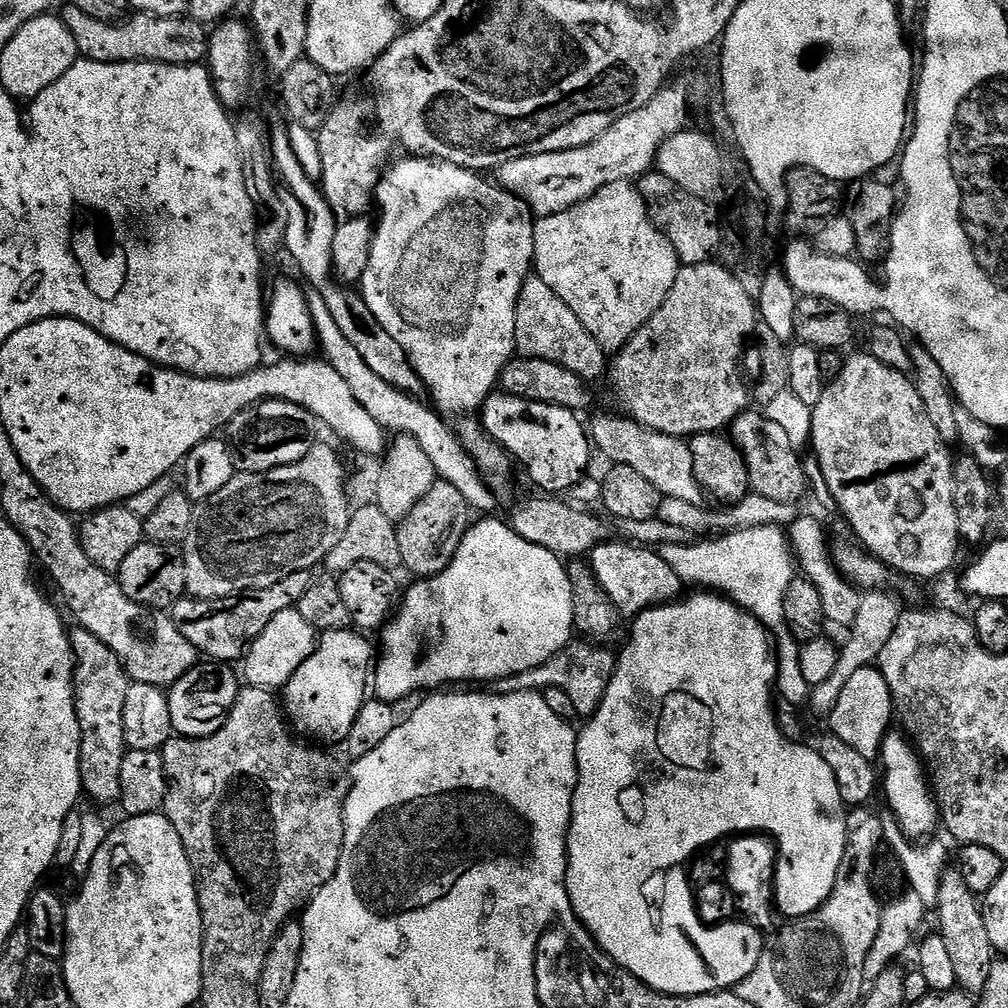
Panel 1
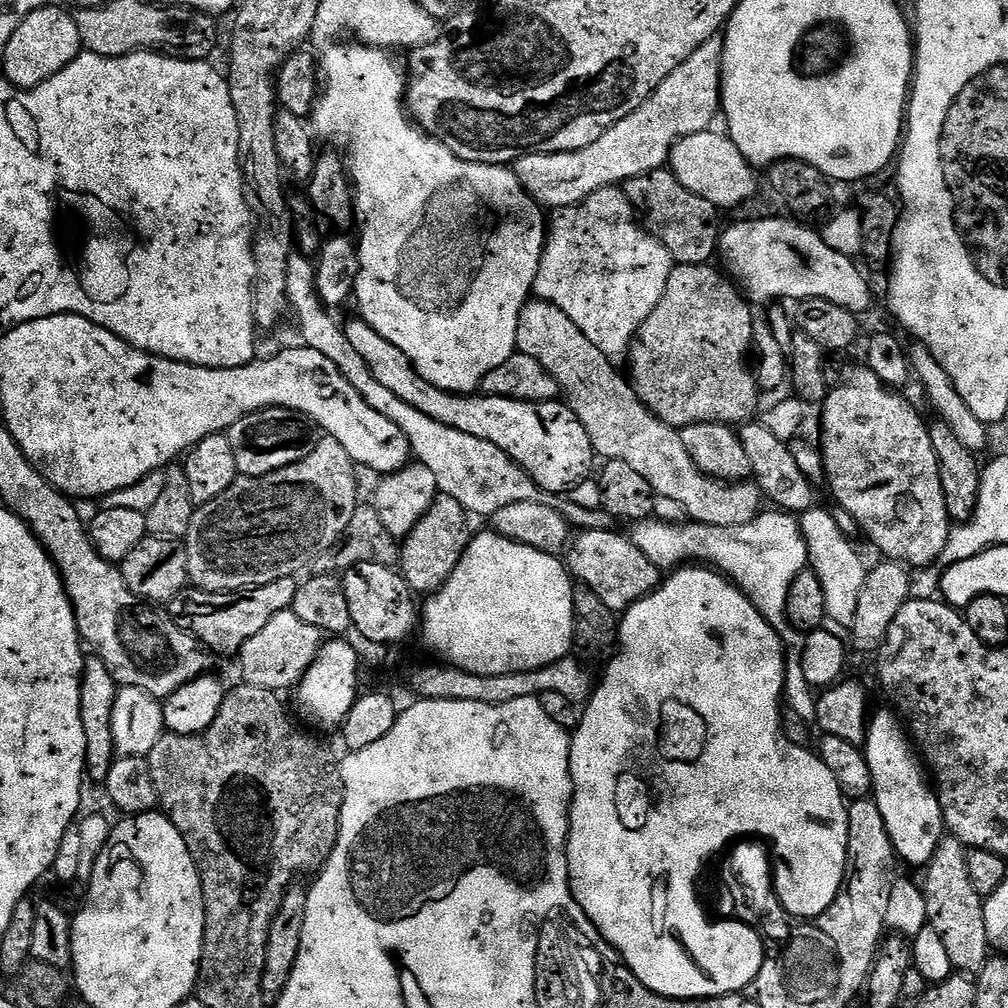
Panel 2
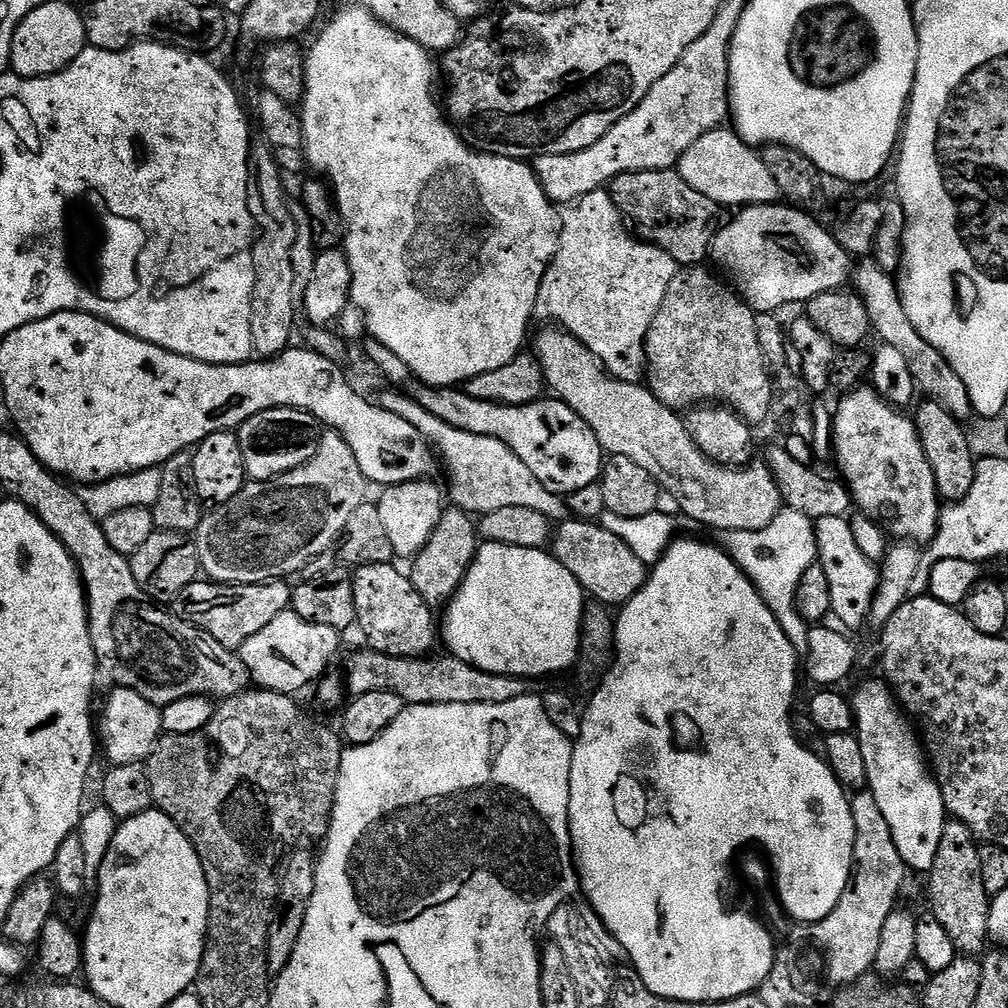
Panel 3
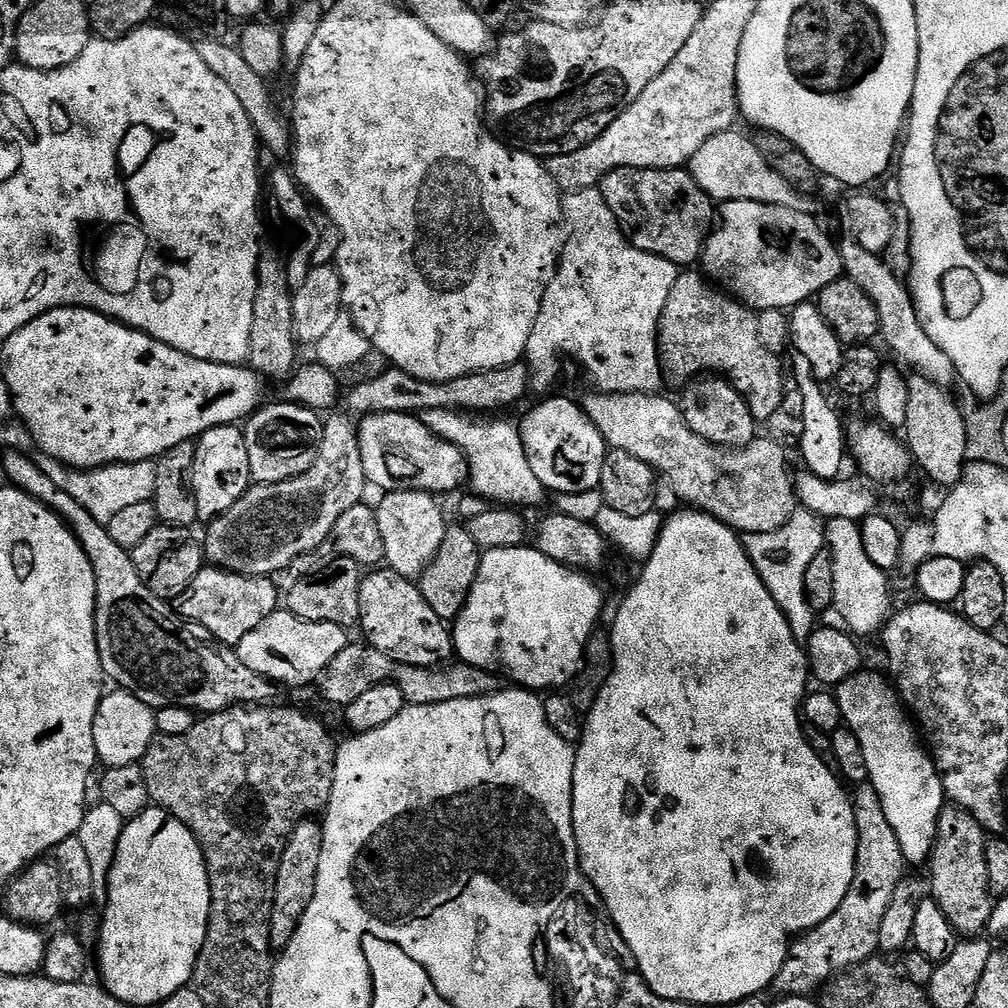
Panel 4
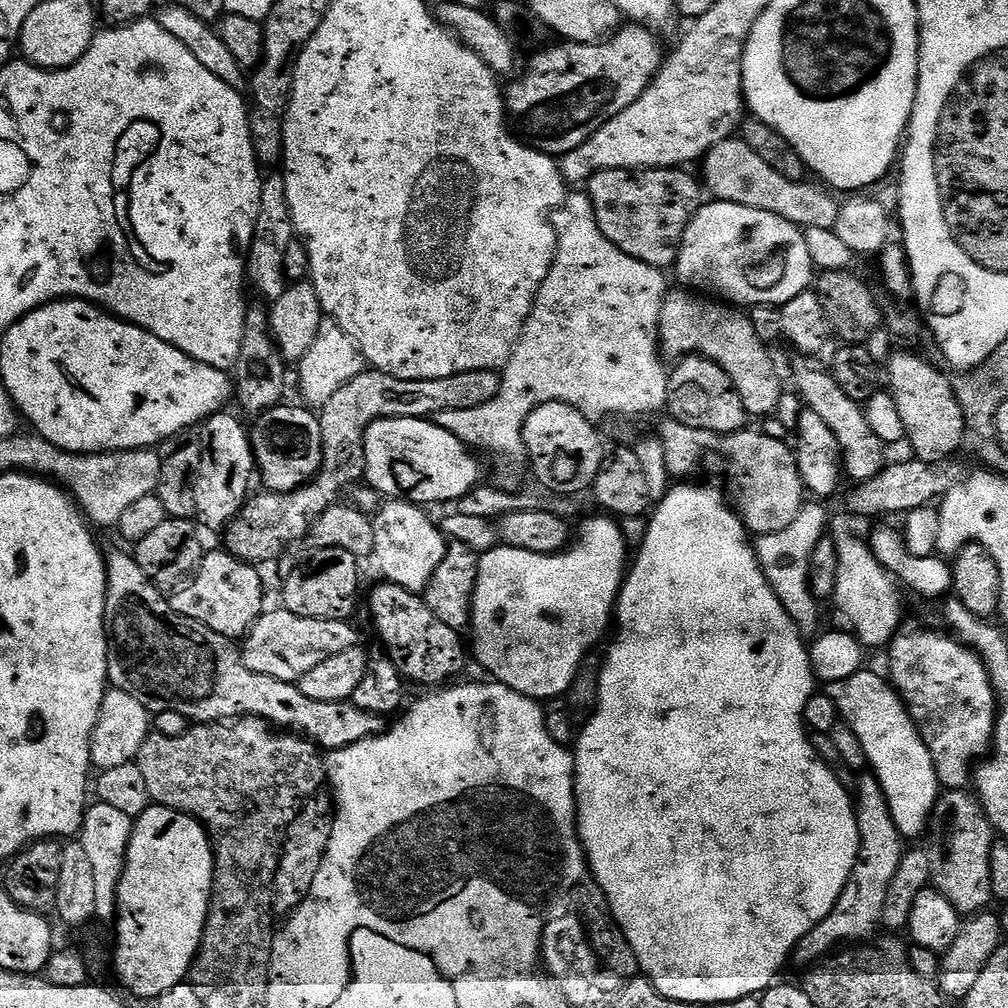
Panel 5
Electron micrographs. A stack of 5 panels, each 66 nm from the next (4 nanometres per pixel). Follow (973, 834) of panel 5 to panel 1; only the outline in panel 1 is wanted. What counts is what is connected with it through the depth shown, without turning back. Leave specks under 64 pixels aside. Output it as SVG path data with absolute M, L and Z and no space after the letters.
M948 870L941 878L941 890L936 908L940 912L940 928L938 935L946 942L950 959L954 965L957 985L965 992L979 994L983 992L990 978L990 970L998 953L990 942L990 934L986 934L984 910L977 893L966 886L962 874L958 870Z

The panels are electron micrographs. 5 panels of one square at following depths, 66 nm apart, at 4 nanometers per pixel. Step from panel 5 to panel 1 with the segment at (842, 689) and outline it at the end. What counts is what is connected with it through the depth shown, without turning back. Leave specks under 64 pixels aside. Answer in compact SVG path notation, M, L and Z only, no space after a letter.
M889 731L879 754L882 769L882 790L886 792L887 807L895 814L902 831L913 840L929 837L939 827L939 805L935 801L919 753L899 731Z

